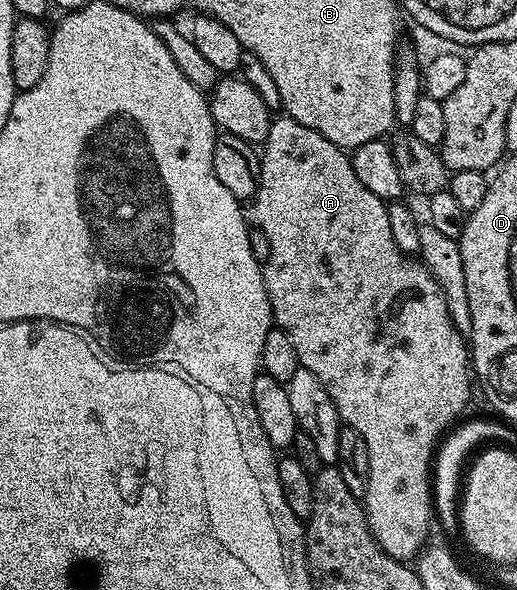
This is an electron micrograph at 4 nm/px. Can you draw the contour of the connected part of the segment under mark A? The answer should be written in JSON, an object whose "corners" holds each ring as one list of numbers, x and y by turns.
{"corners":[[289,117,275,118,270,124,264,146,261,148,262,168,260,169,260,185,258,192,254,194,252,206,258,214,258,227,262,230,262,235,266,238,266,247,270,250,270,256,264,259,264,270,262,276,266,282,266,292,268,293,268,301,270,308,274,314,274,323,277,330,282,331,288,337,288,341,292,341,292,349,296,349,296,357,298,365,304,369,308,369,308,373,316,373,316,377,320,381,320,385,324,385,324,389,328,389,328,397,332,397,332,405,336,405,338,416,341,417,343,424,352,429,356,429,356,433,360,433,360,437,364,437,364,445,368,445,368,481,366,482,366,494,364,496,364,506,366,508,366,526,369,527,372,537,380,545,380,549,384,549,384,553,388,553,388,557,393,559,401,559,403,561,417,560,420,552,427,546,426,538,430,535,430,519,432,523,432,464,436,458,436,452,444,438,444,436,463,418,462,410,466,407,466,402,470,399,470,383,472,387,472,360,468,350,467,340,459,334,456,325,452,325,452,317,448,317,448,305,442,296,440,285,436,285,436,281,432,277,432,273,417,258,406,255,400,249,396,249,396,240,392,238,392,232,388,226,388,213,386,212,386,203,376,197,376,193,372,193,372,189,368,189,360,182,360,177,356,177,356,169,352,169,350,164,350,155,345,150,336,145,332,145,332,141,328,141,324,137,320,137,320,133,316,133,316,129,308,129,308,125,300,125,300,121]]}

